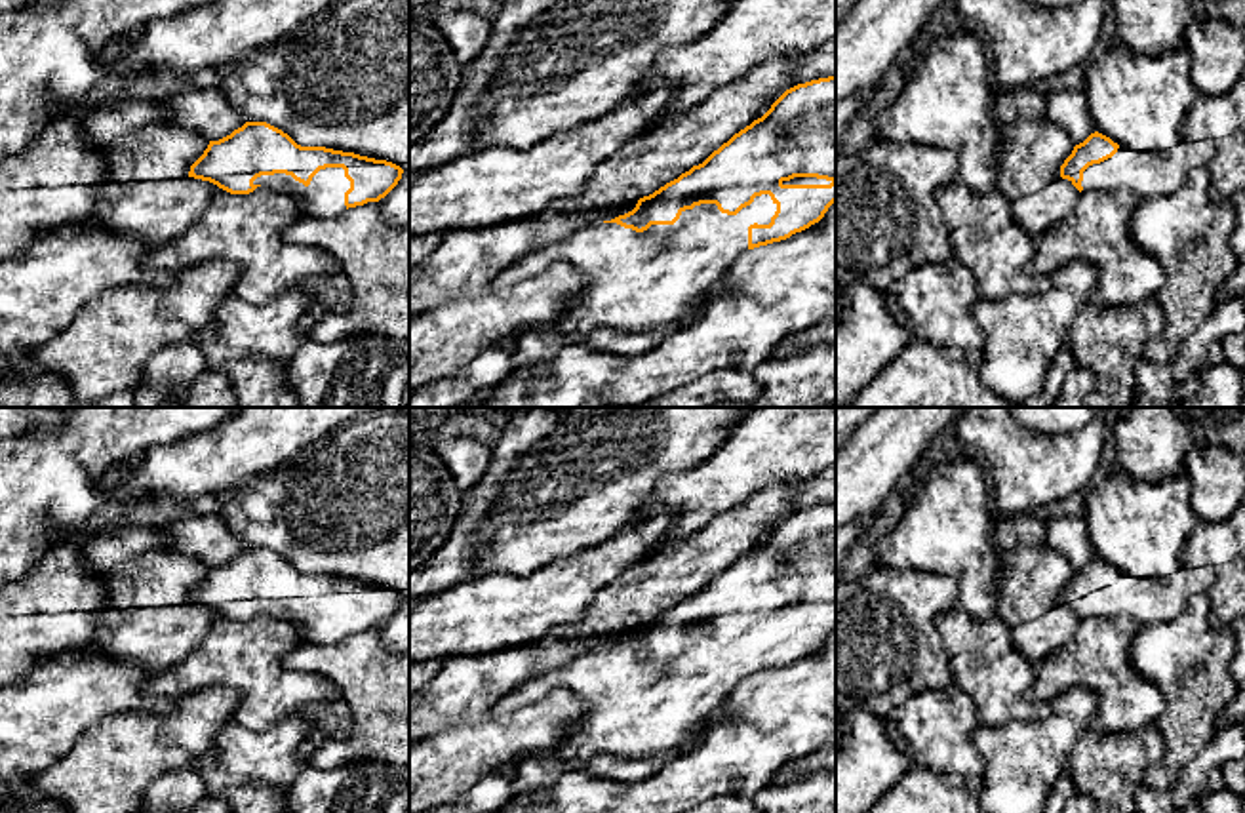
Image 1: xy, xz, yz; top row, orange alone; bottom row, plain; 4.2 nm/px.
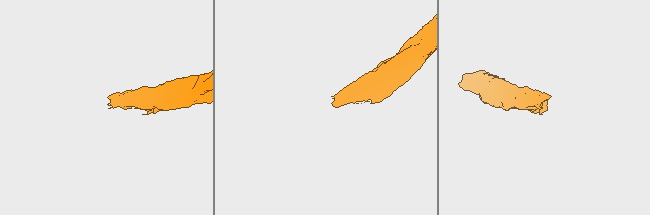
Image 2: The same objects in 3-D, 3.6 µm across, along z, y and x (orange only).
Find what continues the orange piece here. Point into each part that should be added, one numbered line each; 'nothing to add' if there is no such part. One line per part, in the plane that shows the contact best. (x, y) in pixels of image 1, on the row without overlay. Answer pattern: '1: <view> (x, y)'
1: xz (636, 707)

